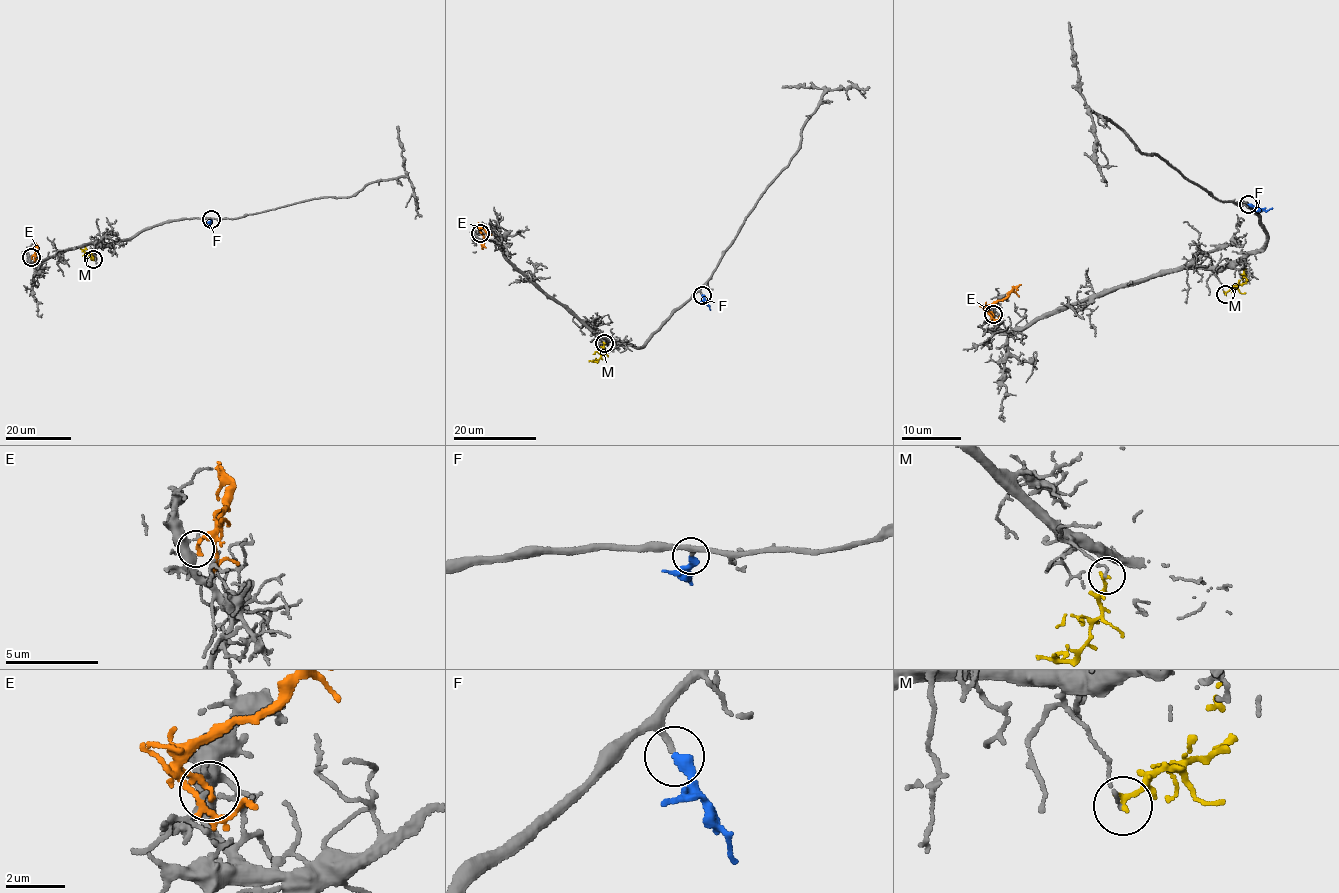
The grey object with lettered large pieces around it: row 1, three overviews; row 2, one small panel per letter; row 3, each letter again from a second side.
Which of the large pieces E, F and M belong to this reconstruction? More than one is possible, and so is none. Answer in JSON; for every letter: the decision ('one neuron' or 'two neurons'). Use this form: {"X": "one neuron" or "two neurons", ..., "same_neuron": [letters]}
{"E": "two neurons", "F": "one neuron", "M": "two neurons", "same_neuron": ["F"]}

